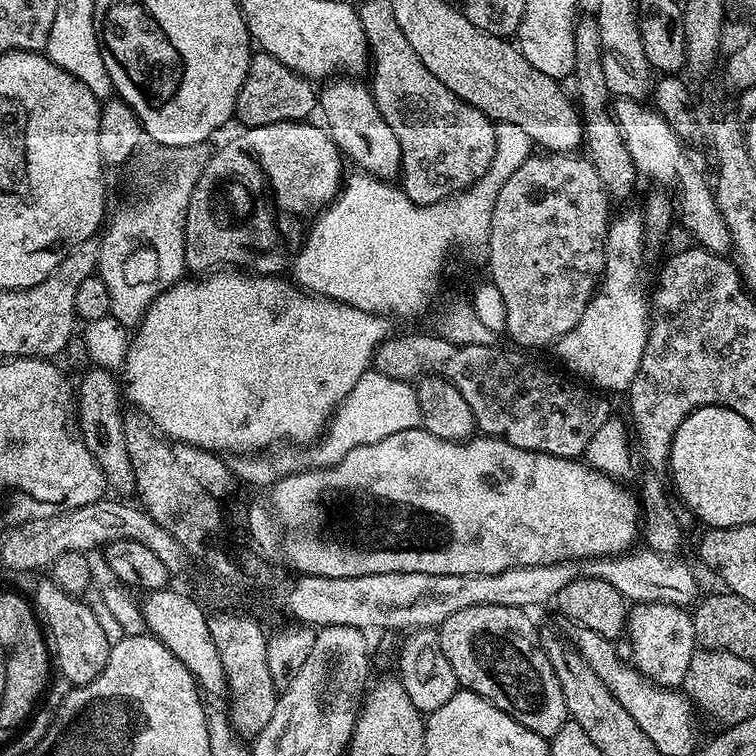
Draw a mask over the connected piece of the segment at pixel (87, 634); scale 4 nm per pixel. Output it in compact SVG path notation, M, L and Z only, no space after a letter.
M45 578L36 588L34 611L44 630L44 638L48 641L48 654L51 663L61 672L67 683L75 686L89 684L102 674L108 661L109 642L102 631L98 618L94 618L92 604L83 604L80 596L72 596L62 590L51 578Z

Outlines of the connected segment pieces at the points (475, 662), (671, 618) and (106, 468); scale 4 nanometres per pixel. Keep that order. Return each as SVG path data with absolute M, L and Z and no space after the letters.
M469 606L466 610L458 610L458 614L450 614L450 618L439 625L440 645L461 689L486 698L494 706L498 706L498 710L510 714L514 722L526 726L526 730L534 730L534 734L550 738L558 734L564 724L569 723L570 717L562 686L558 686L558 678L550 666L550 658L546 658L544 647L540 644L537 625L532 625L528 615L525 609L514 606Z
M636 604L628 614L627 640L632 647L631 663L663 688L679 689L683 685L690 658L698 651L689 609L679 604Z
M89 367L89 372L80 380L80 388L74 392L74 416L78 421L78 432L86 450L98 462L104 475L104 483L112 488L117 497L128 498L136 490L136 471L130 466L130 454L126 454L126 434L124 433L125 413L120 412L122 388L107 368Z

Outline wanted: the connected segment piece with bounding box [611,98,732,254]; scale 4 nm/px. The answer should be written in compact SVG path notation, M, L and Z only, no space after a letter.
M617 99L611 105L612 115L620 125L622 142L630 152L637 173L648 180L653 180L656 186L667 190L674 197L674 212L681 224L699 247L718 252L727 253L732 247L730 230L726 230L726 222L716 205L715 191L704 181L704 176L692 165L688 157L685 141L674 134L674 130L656 113L655 107L639 100Z

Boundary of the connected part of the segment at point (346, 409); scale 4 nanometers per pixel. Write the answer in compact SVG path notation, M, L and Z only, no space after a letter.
M370 370L354 384L354 389L350 390L327 421L326 431L311 445L311 467L333 468L342 462L342 458L346 458L346 454L350 454L350 450L382 442L382 438L390 438L390 434L398 434L398 430L417 427L420 420L415 387L409 381L387 378L381 372Z

